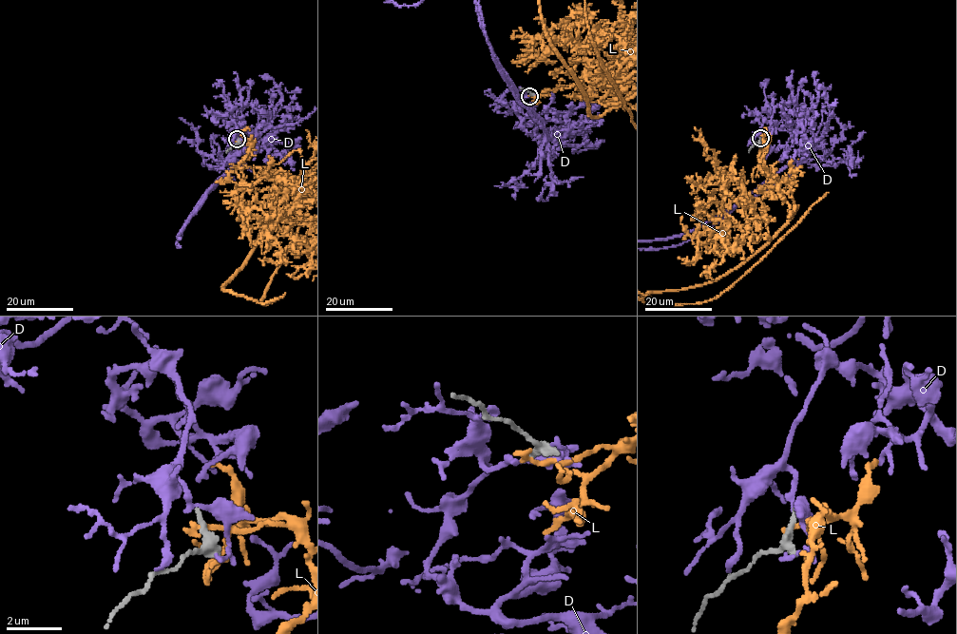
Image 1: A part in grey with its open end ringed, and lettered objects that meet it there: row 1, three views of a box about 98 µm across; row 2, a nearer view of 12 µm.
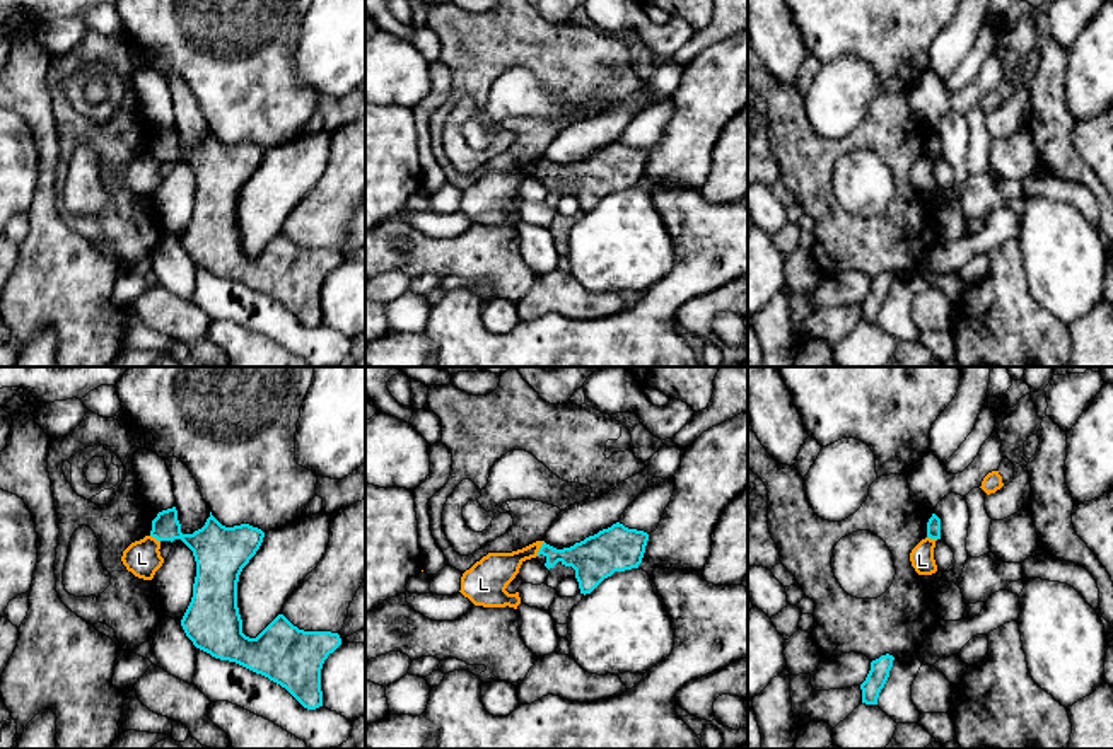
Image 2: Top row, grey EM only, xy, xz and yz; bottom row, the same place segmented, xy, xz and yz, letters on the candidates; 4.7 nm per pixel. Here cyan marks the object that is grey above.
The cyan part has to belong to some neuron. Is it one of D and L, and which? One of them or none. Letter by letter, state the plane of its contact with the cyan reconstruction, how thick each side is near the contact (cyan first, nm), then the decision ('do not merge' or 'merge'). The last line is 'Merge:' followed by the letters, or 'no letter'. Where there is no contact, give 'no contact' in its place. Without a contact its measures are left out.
D: no contact; do not merge
L: meets cyan in xz; 190 nm thick on the cyan side, 180 nm on the other; do not merge
Merge: no letter

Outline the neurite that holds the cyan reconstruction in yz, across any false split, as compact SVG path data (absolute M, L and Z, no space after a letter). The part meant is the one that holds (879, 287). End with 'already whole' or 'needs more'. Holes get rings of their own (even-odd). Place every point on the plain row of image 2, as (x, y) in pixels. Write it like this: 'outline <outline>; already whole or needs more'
outline M886 271L871 280L871 288L869 288L865 299L860 302L862 321L877 322L879 311L889 295L893 278L894 278L894 275Z; already whole

